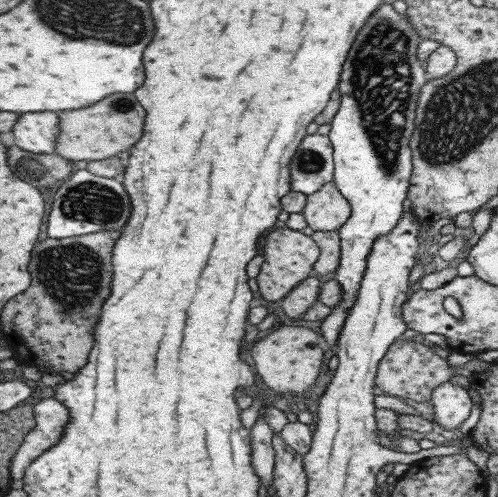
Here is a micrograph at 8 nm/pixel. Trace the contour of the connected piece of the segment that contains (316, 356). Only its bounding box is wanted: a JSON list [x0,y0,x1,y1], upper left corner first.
[251,326,324,396]

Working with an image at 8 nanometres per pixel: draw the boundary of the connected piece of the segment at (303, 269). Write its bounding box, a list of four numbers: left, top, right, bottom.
[258,227,321,302]

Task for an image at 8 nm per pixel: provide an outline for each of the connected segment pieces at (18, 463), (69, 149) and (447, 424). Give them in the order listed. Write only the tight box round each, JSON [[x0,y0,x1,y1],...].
[[13,395,72,480],[57,94,147,162],[431,381,473,430]]

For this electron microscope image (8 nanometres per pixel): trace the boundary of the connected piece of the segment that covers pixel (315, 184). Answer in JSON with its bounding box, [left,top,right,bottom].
[293,134,336,196]

